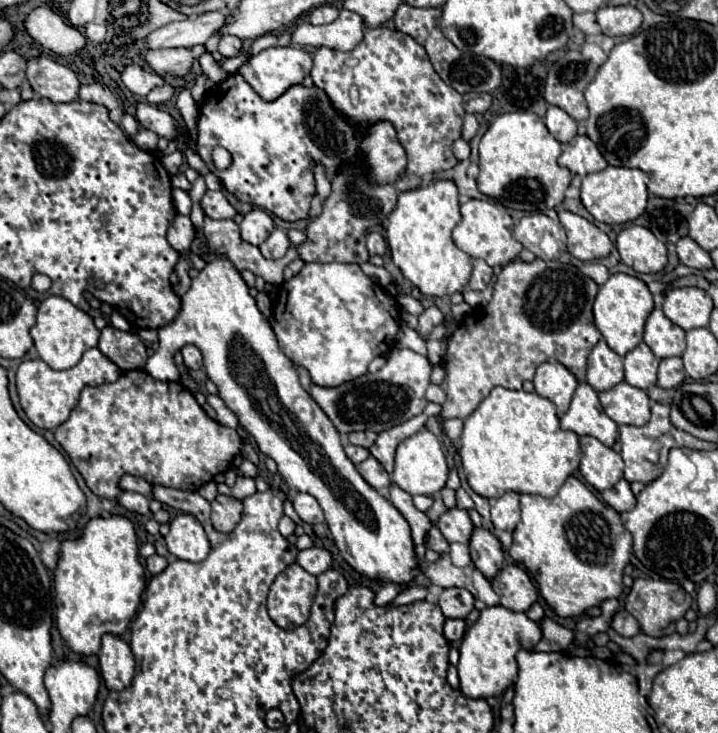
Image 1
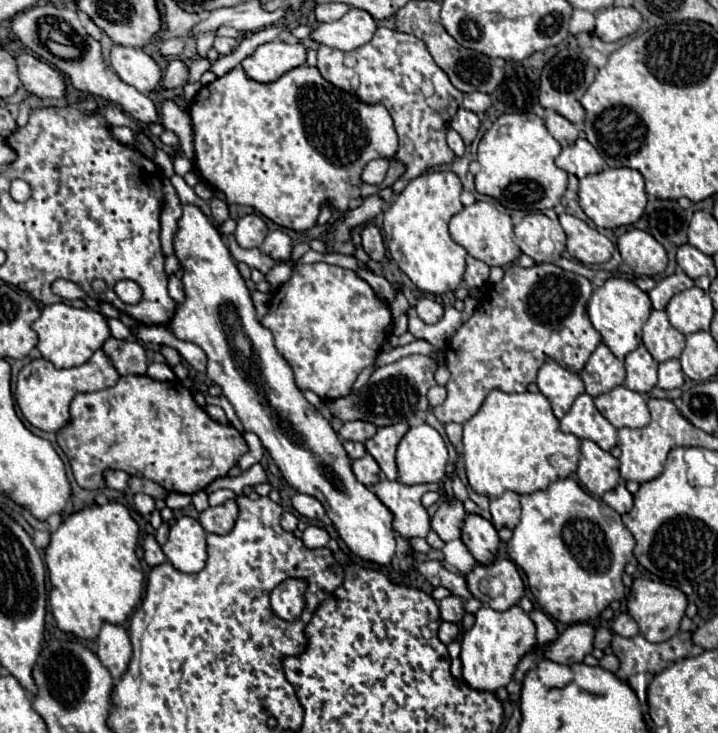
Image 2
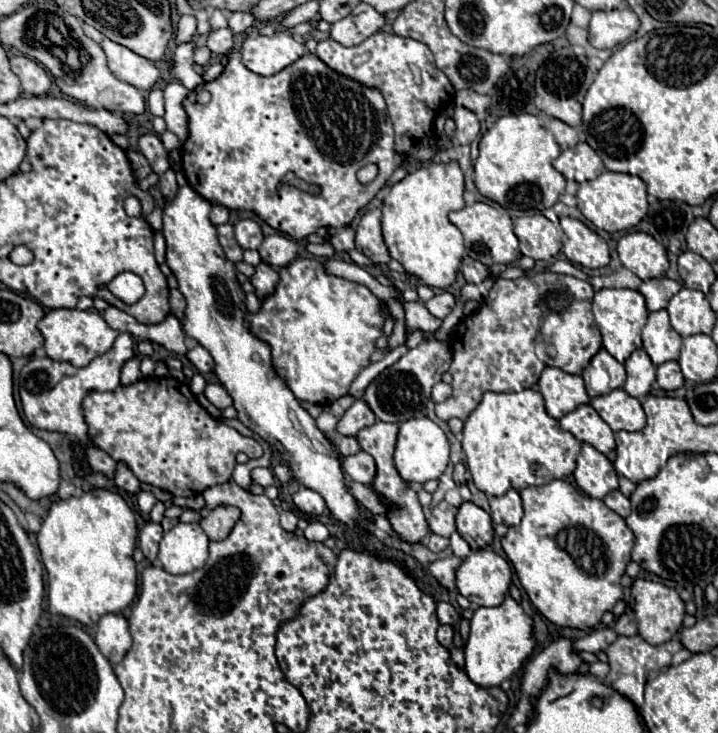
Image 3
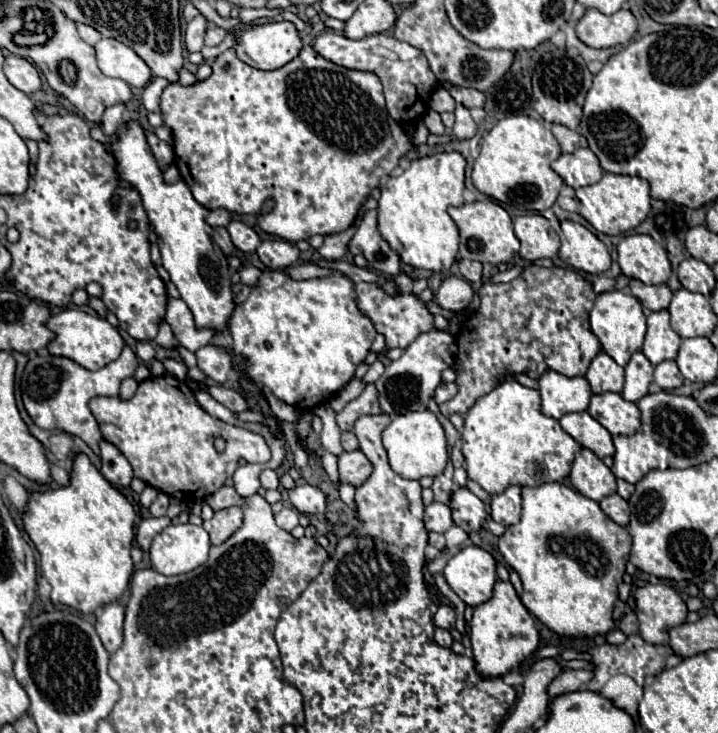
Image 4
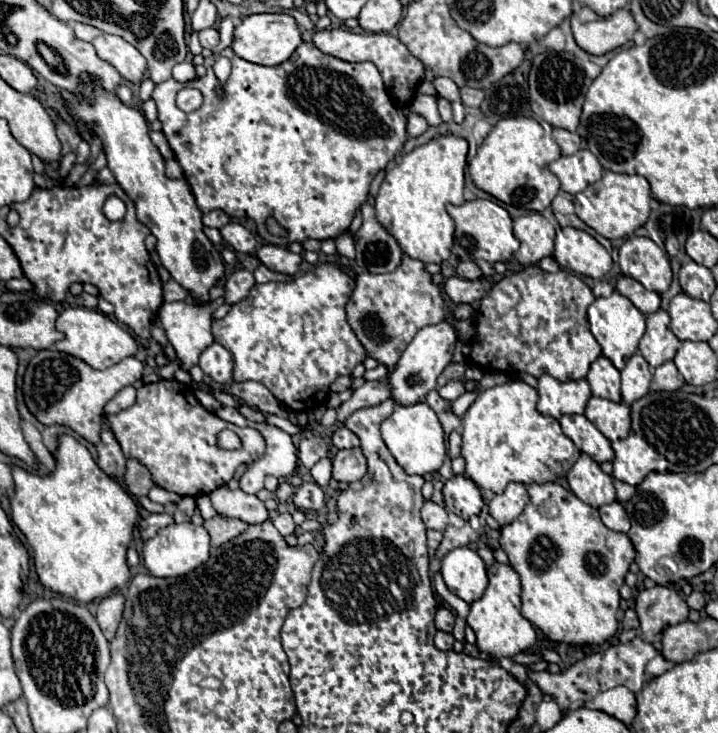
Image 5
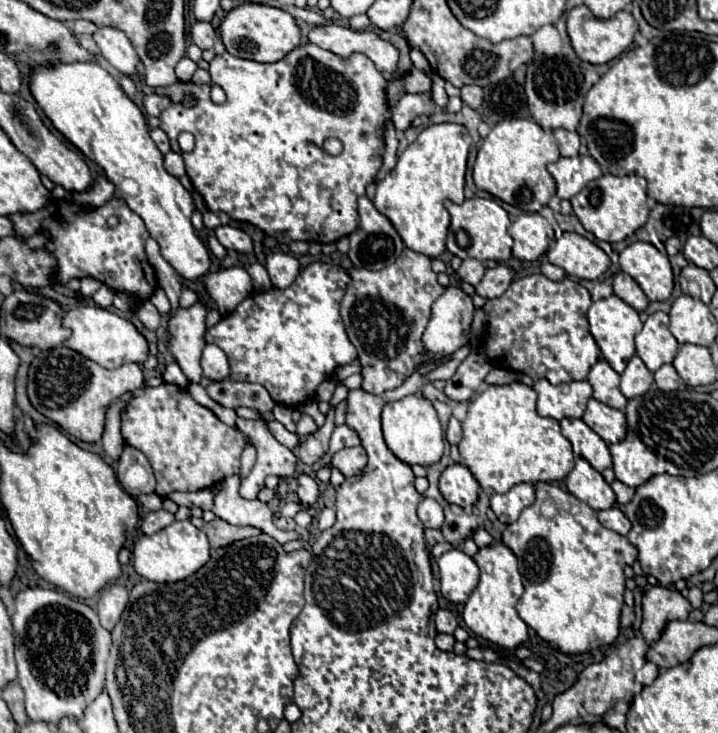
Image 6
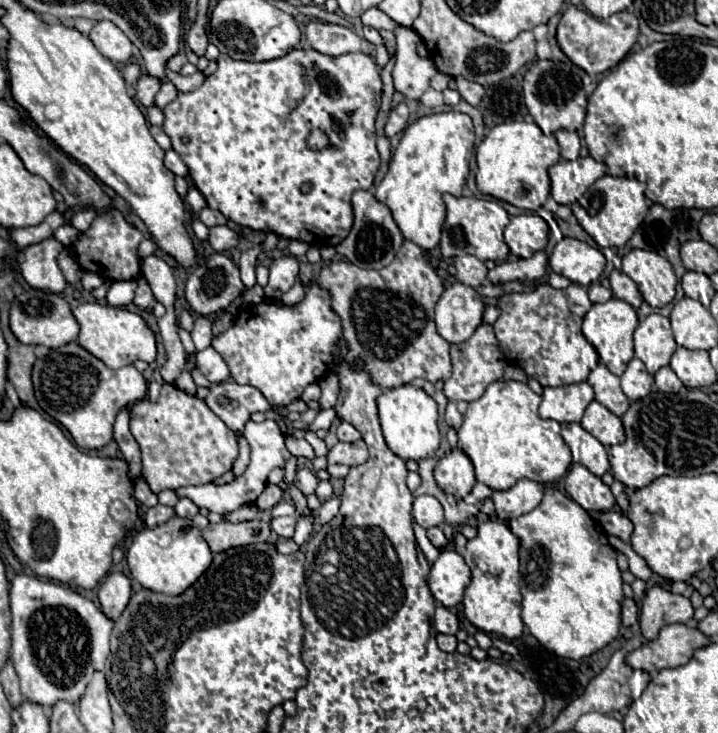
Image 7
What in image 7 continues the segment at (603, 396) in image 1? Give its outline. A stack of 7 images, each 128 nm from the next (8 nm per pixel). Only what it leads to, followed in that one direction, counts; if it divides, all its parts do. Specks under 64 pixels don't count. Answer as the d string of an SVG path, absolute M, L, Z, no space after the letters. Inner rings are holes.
M596 400L590 402L590 406L586 408L584 418L582 418L580 424L594 438L598 438L606 448L624 442L622 420L616 414L612 414L608 408L604 408L600 402L596 402Z

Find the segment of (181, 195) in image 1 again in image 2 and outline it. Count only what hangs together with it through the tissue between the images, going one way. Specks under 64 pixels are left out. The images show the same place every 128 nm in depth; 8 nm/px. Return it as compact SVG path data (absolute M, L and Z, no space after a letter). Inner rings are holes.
M190 204L182 206L178 226L174 248L184 268L182 282L186 300L178 306L168 328L178 340L194 342L206 352L206 376L222 388L244 430L262 440L262 446L270 452L284 480L294 490L316 496L322 502L350 552L364 562L388 566L396 554L392 512L374 492L356 480L352 460L344 452L330 420L326 420L296 386L292 366L278 354L272 332L256 318L250 290L222 242L220 232L200 208ZM148 364L146 374L154 380L176 380L176 374L168 364Z

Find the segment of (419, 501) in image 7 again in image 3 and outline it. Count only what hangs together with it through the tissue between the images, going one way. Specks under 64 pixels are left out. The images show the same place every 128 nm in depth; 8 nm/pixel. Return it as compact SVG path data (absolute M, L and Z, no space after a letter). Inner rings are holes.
M442 500L438 506L432 508L428 526L434 534L450 538L450 534L456 530L456 506Z

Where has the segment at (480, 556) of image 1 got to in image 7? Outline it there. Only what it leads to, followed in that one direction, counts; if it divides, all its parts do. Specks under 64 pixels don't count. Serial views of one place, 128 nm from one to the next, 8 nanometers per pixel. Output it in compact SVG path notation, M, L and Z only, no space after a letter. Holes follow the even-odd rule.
M460 448L452 450L436 464L434 478L446 494L452 494L456 498L464 498L466 494L470 494L476 484L472 462Z

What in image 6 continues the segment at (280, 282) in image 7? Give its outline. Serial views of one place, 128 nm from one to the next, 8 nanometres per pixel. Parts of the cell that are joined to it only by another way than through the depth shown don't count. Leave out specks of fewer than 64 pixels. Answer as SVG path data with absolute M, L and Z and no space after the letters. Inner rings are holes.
M270 252L266 256L266 270L274 288L288 288L298 276L300 262L296 256L286 252Z

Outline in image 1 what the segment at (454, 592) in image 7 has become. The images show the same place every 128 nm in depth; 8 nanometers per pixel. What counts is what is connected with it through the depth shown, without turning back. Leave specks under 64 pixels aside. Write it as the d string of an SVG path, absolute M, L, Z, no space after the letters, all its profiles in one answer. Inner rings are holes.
M516 564L504 566L502 572L492 580L492 586L502 598L500 604L514 612L528 612L528 608L538 600L538 590L530 576Z

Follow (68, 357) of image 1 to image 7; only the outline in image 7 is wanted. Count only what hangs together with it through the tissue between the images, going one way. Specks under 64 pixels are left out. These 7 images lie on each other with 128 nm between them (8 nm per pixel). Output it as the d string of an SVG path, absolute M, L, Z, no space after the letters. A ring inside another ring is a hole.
M82 302L72 310L76 322L80 324L78 344L102 360L108 368L122 368L136 360L154 362L156 358L156 340L152 330L146 326L138 312L116 306L102 306L98 302Z

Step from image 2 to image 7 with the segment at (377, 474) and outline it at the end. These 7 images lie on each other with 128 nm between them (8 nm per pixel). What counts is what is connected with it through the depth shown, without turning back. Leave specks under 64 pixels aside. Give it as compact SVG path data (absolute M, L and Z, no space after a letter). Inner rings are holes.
M360 440L356 444L336 444L328 452L328 464L346 464L346 466L358 466L368 460L366 444Z

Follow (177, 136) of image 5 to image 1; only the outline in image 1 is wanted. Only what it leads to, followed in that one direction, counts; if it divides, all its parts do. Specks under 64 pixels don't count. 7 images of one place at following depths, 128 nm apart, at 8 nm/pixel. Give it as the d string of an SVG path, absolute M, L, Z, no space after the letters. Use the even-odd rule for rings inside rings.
M232 74L224 82L216 84L214 90L210 90L204 98L204 104L200 108L200 118L198 118L198 152L200 158L206 162L206 166L220 178L224 188L232 192L238 200L250 202L258 208L264 208L266 212L276 214L282 220L296 222L300 218L308 216L310 210L310 200L316 192L314 188L314 174L312 168L316 162L326 166L328 176L332 176L340 164L344 162L356 162L356 154L364 154L364 164L370 168L370 180L378 184L388 184L398 180L404 174L406 168L406 152L400 146L396 138L396 130L392 128L390 122L378 122L364 132L364 136L354 136L356 128L350 126L330 104L328 96L316 88L316 86L292 86L288 92L284 92L278 100L274 102L264 102L250 84L244 82L240 74ZM216 146L224 146L234 162L228 170L216 170L212 162L212 150Z

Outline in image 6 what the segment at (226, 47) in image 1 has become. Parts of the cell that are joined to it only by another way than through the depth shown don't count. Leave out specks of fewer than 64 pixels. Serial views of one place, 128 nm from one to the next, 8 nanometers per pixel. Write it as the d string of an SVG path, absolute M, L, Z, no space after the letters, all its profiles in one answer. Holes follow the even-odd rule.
M196 22L192 26L192 42L202 48L202 50L210 50L216 42L216 30L212 28L212 24L206 24L206 22Z

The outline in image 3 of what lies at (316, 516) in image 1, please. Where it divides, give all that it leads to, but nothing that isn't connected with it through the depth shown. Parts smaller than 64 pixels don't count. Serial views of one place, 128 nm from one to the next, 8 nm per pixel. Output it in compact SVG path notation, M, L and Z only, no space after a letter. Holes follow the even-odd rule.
M300 488L296 494L294 494L294 504L300 512L304 514L314 514L314 516L320 516L324 510L326 510L326 502L324 498L314 492L314 490L308 490L308 488Z

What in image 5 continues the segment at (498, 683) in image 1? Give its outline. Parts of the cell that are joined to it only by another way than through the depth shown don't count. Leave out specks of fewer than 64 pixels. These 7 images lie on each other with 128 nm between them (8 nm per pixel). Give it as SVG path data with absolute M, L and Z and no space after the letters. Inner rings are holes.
M496 562L488 568L490 584L480 600L470 604L468 624L476 634L476 646L480 652L488 654L490 660L498 662L500 658L514 658L520 652L526 652L536 642L536 628L520 614L520 578L512 566Z

